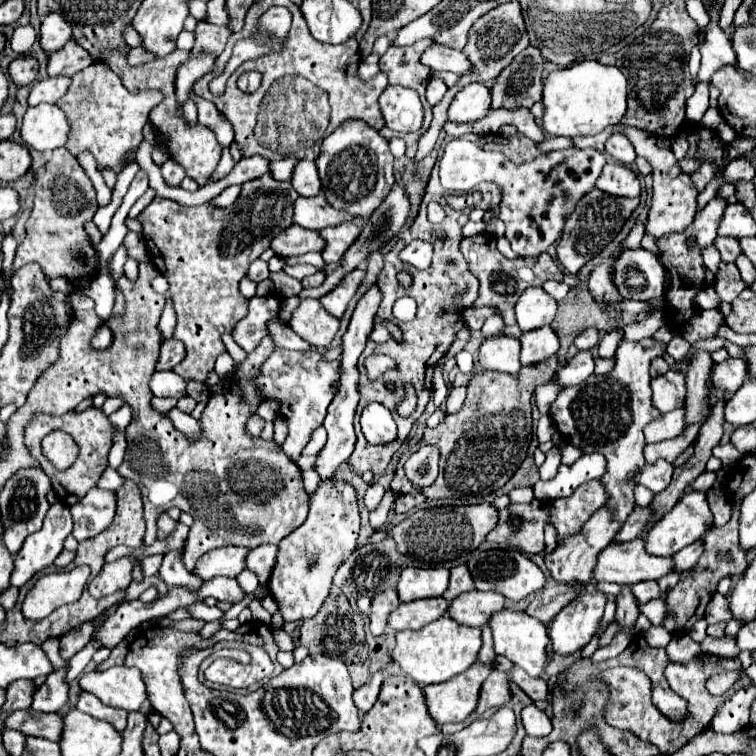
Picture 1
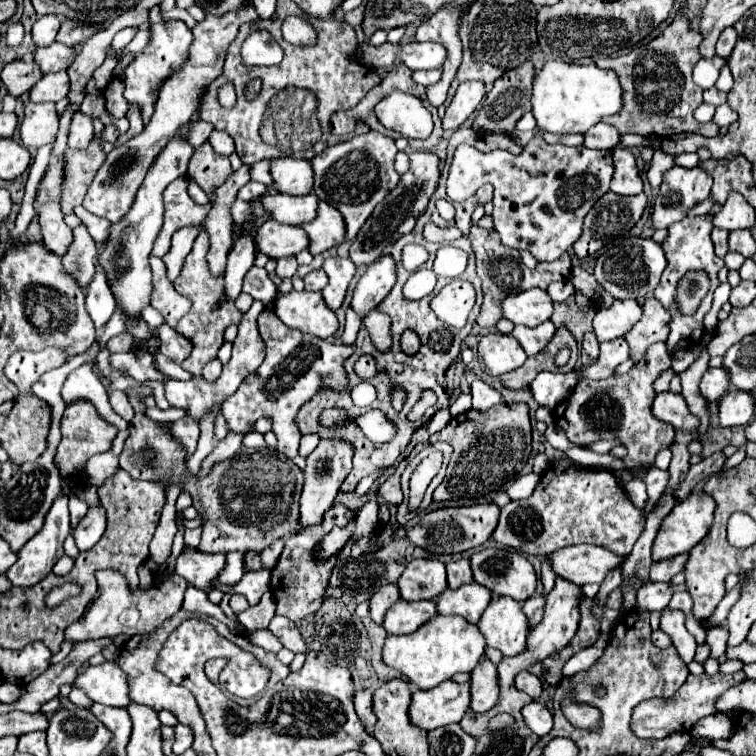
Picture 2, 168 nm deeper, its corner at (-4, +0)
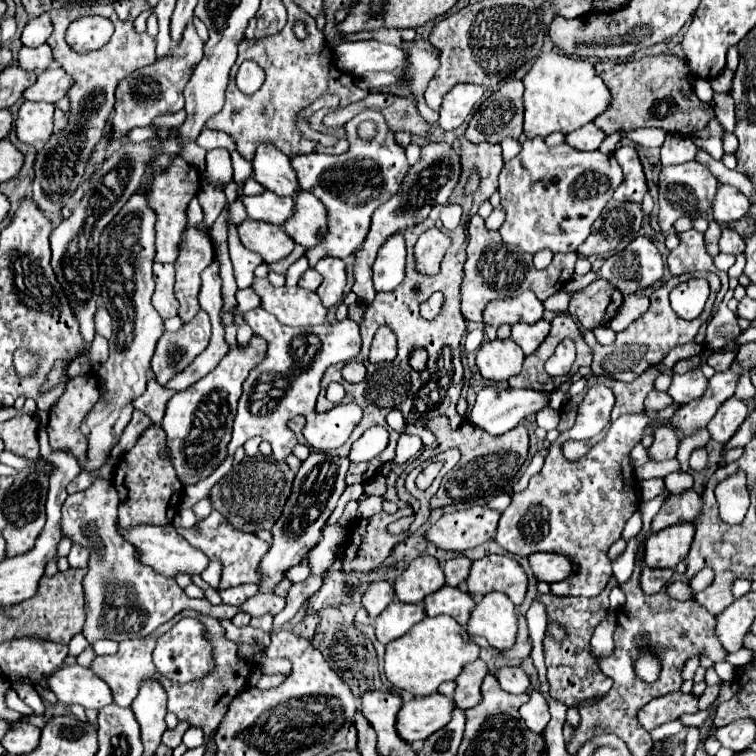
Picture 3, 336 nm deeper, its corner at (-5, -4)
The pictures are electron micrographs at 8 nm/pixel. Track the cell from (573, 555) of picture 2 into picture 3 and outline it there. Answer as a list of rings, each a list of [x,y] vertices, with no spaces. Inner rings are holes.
[[[536,552],[528,556],[530,568],[536,576],[536,580],[542,582],[560,582],[572,574],[572,562],[570,558],[562,554],[550,554],[550,552]]]

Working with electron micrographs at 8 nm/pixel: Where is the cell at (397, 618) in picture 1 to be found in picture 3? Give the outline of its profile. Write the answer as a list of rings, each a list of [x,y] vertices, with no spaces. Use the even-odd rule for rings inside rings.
[[[394,600],[386,606],[386,610],[376,618],[376,638],[382,644],[388,644],[400,636],[404,636],[414,624],[424,618],[422,604],[404,604]]]

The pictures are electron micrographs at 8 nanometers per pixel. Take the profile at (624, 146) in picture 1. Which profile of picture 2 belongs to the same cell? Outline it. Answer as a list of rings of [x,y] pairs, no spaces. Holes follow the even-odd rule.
[[[599,122],[595,124],[591,130],[587,130],[585,134],[585,146],[587,148],[597,148],[597,150],[615,150],[615,146],[621,144],[621,134],[605,124],[605,122]]]

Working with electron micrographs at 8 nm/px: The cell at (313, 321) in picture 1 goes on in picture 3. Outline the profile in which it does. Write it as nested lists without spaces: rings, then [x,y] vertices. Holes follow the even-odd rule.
[[[254,278],[252,290],[262,298],[262,308],[286,326],[314,326],[326,320],[326,308],[312,290],[300,286],[272,286],[268,278]]]

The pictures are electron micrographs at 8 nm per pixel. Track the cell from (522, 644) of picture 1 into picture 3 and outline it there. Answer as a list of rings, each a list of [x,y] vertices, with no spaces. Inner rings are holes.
[[[490,592],[472,610],[468,634],[484,636],[492,648],[506,650],[514,644],[518,632],[516,606],[506,594]]]

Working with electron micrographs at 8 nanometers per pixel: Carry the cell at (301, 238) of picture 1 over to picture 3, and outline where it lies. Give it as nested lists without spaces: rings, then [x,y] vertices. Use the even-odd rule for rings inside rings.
[[[250,218],[240,222],[238,236],[240,236],[240,242],[248,250],[258,252],[266,264],[286,258],[294,248],[292,238],[288,238],[288,234],[282,228],[268,222],[250,220]]]

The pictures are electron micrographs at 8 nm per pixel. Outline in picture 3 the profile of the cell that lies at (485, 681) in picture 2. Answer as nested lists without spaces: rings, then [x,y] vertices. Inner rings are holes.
[[[482,660],[472,662],[472,666],[464,666],[464,670],[456,678],[456,690],[452,698],[456,708],[468,710],[480,702],[480,686],[486,674],[488,670]]]

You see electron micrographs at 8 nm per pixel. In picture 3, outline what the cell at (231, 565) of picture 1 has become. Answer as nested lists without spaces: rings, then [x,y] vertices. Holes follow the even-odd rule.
[[[134,526],[132,530],[124,530],[120,528],[120,534],[126,542],[130,542],[138,552],[140,552],[140,562],[144,566],[150,566],[152,570],[156,570],[162,576],[174,578],[176,574],[202,574],[202,570],[208,566],[208,558],[204,552],[200,552],[198,548],[192,548],[188,544],[186,538],[182,538],[176,530],[176,526]]]

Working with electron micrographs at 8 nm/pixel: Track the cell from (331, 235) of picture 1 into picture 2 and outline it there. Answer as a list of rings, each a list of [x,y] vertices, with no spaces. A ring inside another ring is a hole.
[[[319,202],[317,218],[303,226],[303,230],[309,234],[311,254],[321,254],[333,246],[339,246],[347,240],[347,226],[343,226],[343,216],[339,210],[329,206],[327,202]]]

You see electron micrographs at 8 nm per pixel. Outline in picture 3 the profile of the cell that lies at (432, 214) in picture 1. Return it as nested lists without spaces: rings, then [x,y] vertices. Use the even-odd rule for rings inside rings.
[[[446,204],[440,218],[442,218],[442,224],[452,230],[460,225],[460,216],[462,216],[462,206],[460,204]]]

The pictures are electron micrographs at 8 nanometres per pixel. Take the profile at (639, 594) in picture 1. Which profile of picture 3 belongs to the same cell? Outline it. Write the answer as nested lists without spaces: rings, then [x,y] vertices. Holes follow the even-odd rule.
[[[672,582],[672,584],[668,584],[668,594],[672,598],[676,598],[676,600],[688,600],[688,598],[694,596],[690,584],[684,584],[684,582]]]

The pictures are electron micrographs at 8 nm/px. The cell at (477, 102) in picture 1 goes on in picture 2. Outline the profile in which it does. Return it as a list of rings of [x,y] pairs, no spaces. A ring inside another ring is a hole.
[[[463,82],[455,92],[453,102],[447,106],[443,130],[457,130],[477,110],[483,96],[485,96],[483,82]]]

